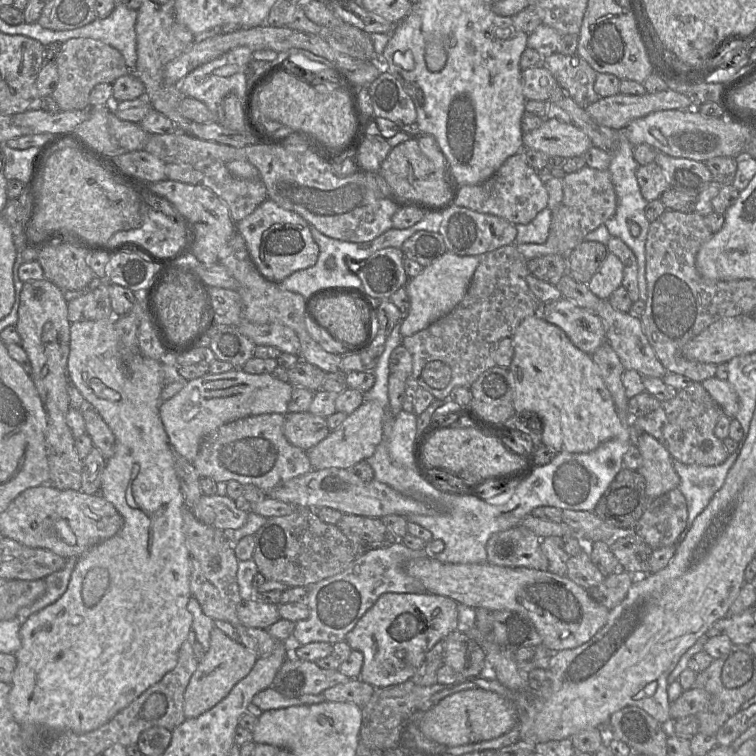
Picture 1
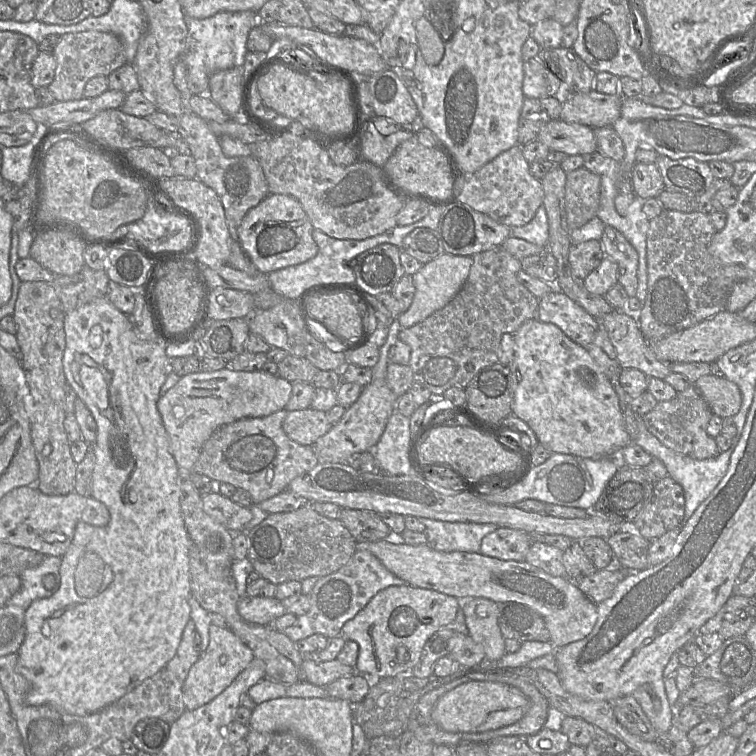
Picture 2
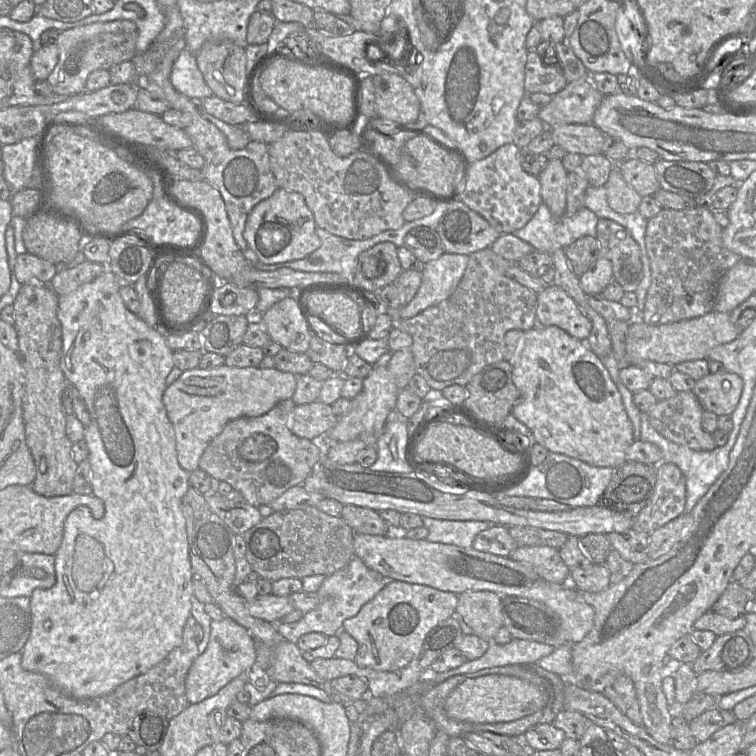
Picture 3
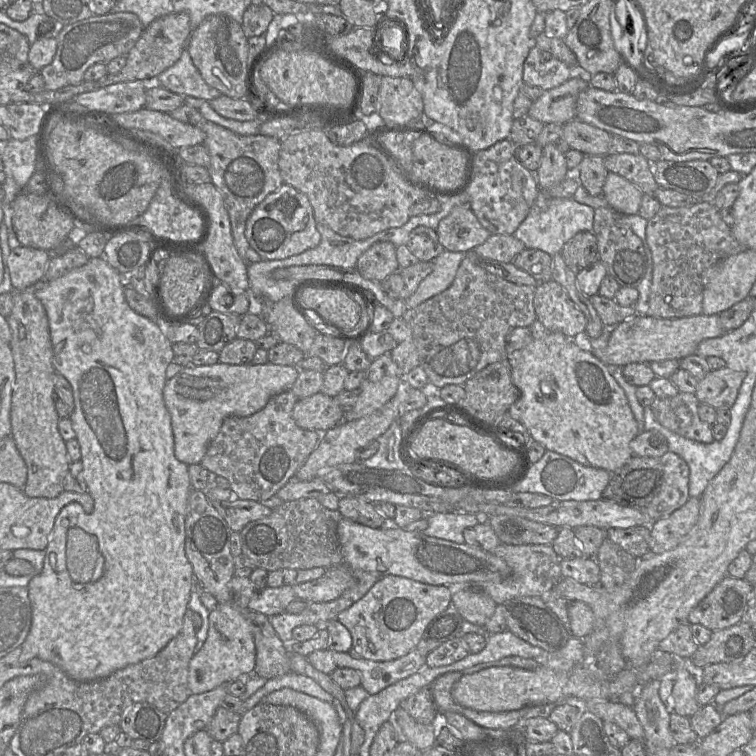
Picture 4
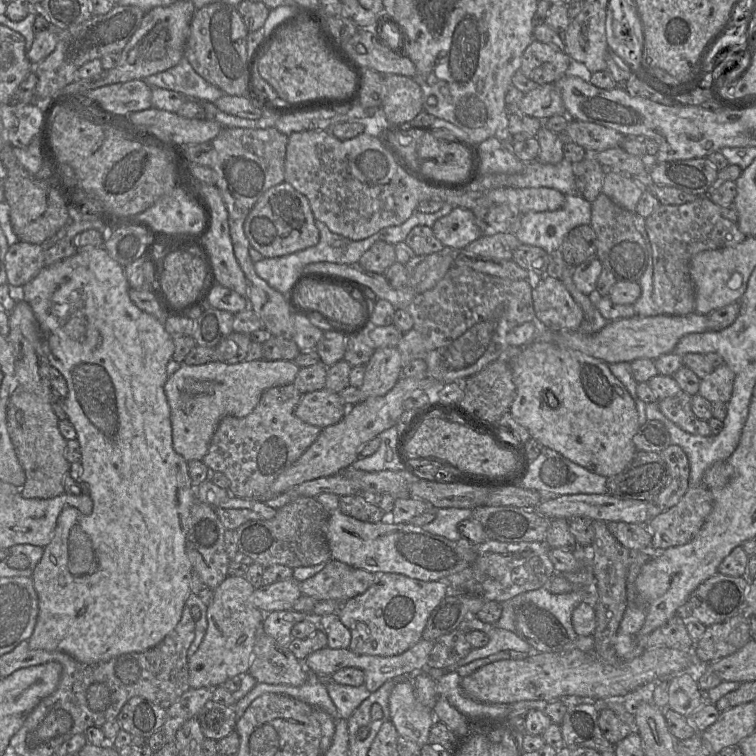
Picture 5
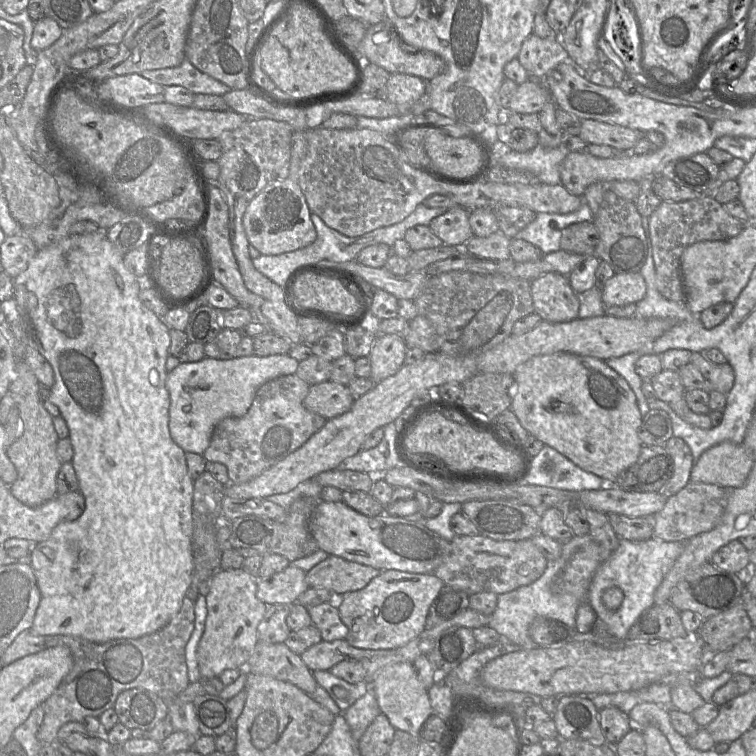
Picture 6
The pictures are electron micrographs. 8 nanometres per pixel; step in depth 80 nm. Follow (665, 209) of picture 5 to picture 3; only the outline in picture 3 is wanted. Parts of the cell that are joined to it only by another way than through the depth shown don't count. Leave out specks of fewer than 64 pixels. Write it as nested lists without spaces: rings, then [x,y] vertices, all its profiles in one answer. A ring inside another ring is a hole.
[[[697,206],[695,208],[687,208],[682,210],[661,209],[654,217],[648,219],[645,234],[645,242],[647,254],[651,267],[651,284],[647,291],[646,301],[642,312],[637,314],[636,318],[642,320],[649,325],[662,325],[682,320],[692,319],[705,315],[713,310],[716,286],[722,275],[733,267],[742,257],[731,250],[727,249],[722,241],[723,228],[716,222],[712,210],[706,207]]]

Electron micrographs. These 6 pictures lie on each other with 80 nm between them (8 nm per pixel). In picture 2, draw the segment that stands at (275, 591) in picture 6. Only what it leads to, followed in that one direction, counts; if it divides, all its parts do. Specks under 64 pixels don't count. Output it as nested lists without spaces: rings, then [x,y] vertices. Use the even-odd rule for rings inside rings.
[[[248,597],[239,599],[238,613],[250,624],[271,626],[273,622],[284,615],[286,610],[276,597]]]

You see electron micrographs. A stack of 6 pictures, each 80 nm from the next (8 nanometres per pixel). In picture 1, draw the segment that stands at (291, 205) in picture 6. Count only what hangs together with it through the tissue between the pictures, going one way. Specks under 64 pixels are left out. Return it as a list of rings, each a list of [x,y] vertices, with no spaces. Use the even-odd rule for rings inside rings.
[[[266,199],[250,215],[235,223],[235,231],[243,236],[258,271],[271,282],[280,283],[294,272],[310,268],[317,262],[319,247],[312,237],[309,223],[271,199]]]

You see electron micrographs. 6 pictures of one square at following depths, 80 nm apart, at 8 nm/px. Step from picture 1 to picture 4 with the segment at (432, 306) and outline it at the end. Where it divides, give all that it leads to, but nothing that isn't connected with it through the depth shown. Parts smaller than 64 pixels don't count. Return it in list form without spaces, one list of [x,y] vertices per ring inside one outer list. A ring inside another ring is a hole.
[[[444,250],[433,261],[432,271],[421,281],[413,295],[406,299],[407,310],[448,289],[466,253]]]

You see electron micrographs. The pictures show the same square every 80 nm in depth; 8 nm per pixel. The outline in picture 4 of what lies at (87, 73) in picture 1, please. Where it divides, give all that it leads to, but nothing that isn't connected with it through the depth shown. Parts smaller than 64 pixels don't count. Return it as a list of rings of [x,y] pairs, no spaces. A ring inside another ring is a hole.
[[[110,12],[64,26],[57,32],[57,51],[53,61],[39,73],[43,77],[45,90],[58,90],[83,81],[85,71],[96,63],[107,65],[119,56],[127,56],[139,39],[144,27],[132,12]]]

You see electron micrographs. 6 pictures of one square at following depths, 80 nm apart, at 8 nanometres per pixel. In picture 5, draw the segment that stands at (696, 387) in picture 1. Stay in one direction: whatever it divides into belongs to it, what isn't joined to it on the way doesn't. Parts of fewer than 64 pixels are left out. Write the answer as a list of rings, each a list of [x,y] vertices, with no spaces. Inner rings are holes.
[[[680,392],[662,400],[658,400],[660,411],[684,431],[701,436],[712,435],[707,421],[698,419],[691,409],[691,397]]]

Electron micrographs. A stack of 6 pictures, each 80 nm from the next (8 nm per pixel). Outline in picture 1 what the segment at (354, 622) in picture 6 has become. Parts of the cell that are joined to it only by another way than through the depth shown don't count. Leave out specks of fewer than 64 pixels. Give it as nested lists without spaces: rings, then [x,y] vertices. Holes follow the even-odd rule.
[[[383,593],[345,636],[352,650],[363,654],[359,678],[381,688],[411,680],[433,646],[457,630],[457,602],[424,593]]]

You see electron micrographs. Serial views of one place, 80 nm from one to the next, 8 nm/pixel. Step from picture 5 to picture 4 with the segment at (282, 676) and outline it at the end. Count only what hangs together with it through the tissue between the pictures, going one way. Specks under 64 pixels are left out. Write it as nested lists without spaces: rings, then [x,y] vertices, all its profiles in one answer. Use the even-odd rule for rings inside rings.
[[[249,609],[244,612],[244,617],[254,637],[254,673],[269,680],[291,672],[289,646],[279,638],[269,617]]]

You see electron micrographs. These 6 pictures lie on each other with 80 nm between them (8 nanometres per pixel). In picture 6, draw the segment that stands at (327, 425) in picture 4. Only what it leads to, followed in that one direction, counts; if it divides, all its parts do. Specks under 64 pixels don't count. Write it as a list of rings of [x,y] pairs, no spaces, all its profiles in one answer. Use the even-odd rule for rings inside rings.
[[[328,380],[310,386],[304,406],[325,419],[331,419],[347,412],[354,401],[348,385]]]

